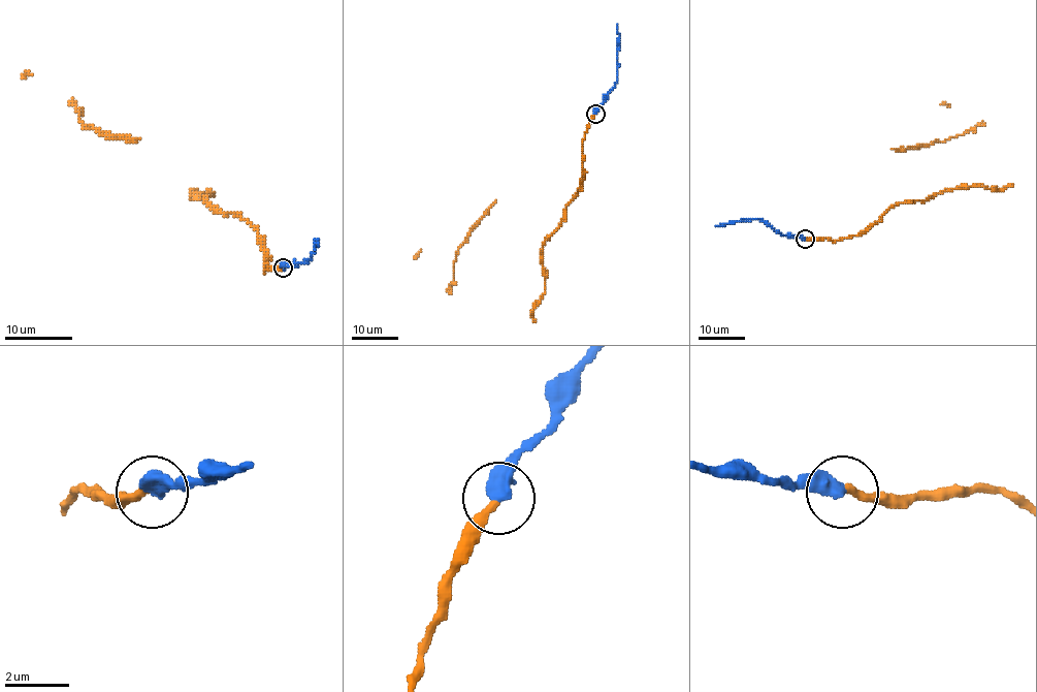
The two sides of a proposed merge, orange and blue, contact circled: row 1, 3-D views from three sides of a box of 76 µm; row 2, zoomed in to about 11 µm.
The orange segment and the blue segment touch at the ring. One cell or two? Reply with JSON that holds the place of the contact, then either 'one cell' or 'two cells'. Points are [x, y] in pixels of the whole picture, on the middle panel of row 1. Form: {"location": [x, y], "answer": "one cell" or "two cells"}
{"location": [595, 114], "answer": "one cell"}

